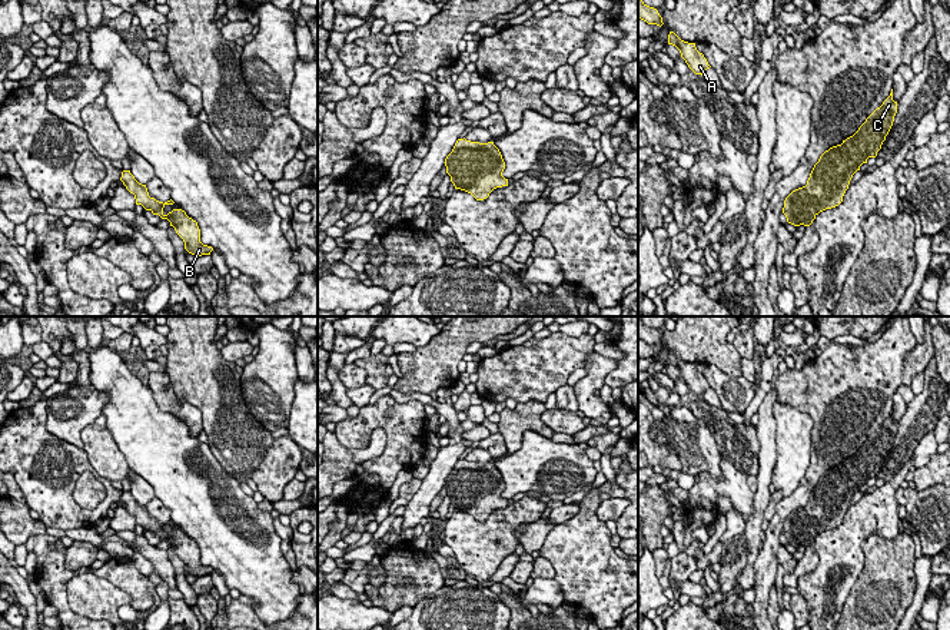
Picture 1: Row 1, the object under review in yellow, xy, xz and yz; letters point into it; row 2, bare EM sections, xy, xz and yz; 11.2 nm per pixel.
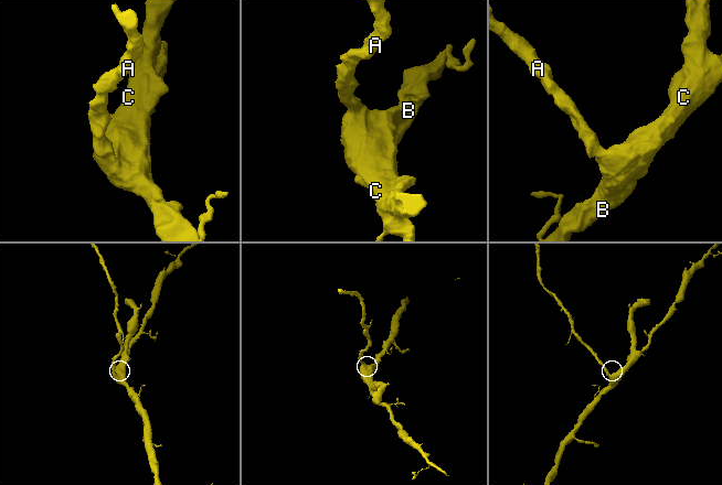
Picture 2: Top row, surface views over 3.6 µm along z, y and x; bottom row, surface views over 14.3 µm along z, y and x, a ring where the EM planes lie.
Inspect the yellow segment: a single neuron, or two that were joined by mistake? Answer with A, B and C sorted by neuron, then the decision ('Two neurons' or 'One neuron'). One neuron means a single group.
Groups: A B C. One neuron

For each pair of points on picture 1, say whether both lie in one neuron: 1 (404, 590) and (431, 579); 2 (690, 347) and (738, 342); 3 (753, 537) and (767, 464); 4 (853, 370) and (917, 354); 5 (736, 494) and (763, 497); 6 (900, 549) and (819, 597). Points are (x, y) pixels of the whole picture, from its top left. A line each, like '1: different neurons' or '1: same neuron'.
1: same neuron
2: different neurons
3: same neuron
4: different neurons
5: different neurons
6: different neurons

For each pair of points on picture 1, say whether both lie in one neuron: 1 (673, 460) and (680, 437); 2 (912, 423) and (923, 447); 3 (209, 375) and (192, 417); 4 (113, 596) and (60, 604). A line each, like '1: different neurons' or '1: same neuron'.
1: different neurons
2: different neurons
3: different neurons
4: different neurons

